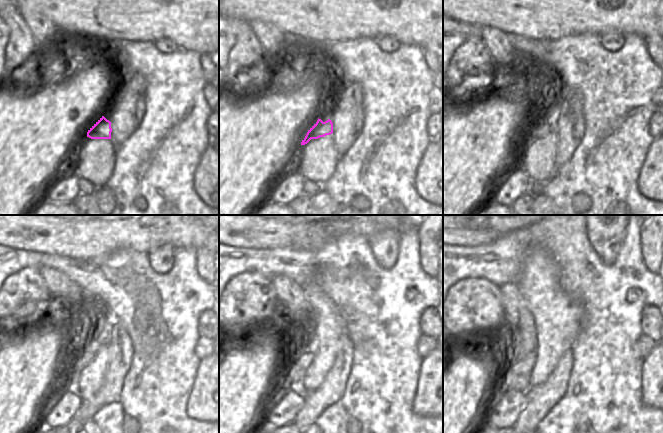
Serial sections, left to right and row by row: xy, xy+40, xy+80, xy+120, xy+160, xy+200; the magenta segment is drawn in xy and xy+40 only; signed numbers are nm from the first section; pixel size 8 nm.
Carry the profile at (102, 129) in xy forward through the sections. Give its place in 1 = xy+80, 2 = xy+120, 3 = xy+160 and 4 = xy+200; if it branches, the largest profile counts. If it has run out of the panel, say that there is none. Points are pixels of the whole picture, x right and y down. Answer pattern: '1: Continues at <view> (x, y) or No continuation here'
1: Continues at xy+80 (539, 128)
2: Continues at xy+120 (75, 365)
3: Continues at xy+160 (295, 372)
4: Continues at xy+200 (516, 377)

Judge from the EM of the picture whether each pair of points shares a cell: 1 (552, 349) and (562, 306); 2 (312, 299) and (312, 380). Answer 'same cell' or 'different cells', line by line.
1: same cell
2: same cell

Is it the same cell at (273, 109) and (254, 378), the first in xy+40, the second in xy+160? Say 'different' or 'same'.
same

